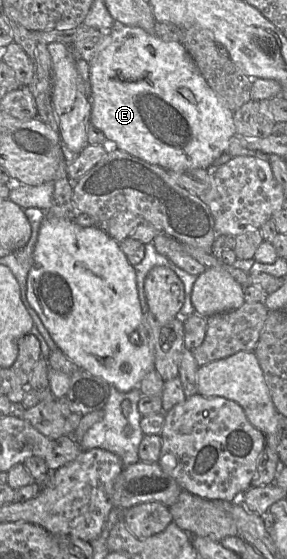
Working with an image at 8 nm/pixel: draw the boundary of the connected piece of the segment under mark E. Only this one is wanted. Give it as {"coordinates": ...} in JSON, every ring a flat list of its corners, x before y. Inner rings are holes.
{"coordinates":[[123,24,115,25,110,31,107,31,106,44,101,48,90,64,90,84,92,89,92,111,90,123,100,129,107,140,116,144,116,149,125,151,137,158,140,158,150,164,159,165,167,171,180,171,187,169,208,169,213,162,226,152,230,139,236,135,234,124,234,112,231,111,221,100,221,98,208,85,201,74,192,57,186,48,180,42,164,41,155,34,150,34,144,29,136,26,127,26],[181,88,188,88,193,94,193,100,187,100,180,92]]}

